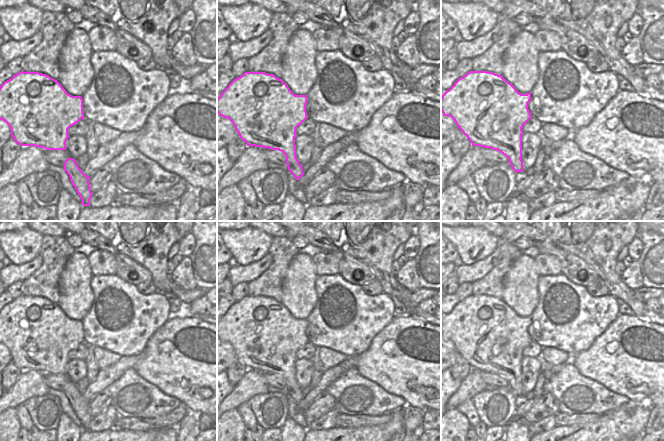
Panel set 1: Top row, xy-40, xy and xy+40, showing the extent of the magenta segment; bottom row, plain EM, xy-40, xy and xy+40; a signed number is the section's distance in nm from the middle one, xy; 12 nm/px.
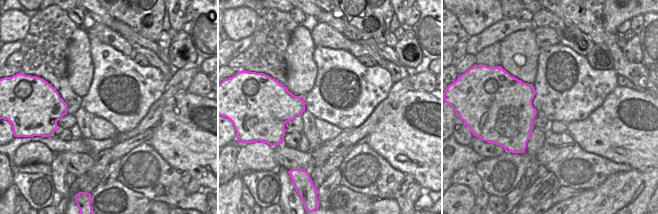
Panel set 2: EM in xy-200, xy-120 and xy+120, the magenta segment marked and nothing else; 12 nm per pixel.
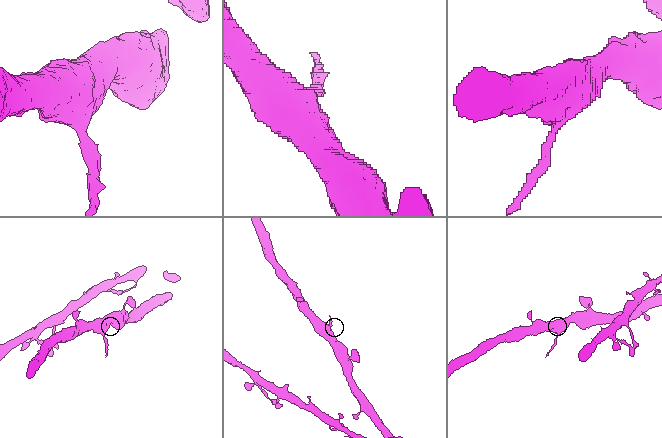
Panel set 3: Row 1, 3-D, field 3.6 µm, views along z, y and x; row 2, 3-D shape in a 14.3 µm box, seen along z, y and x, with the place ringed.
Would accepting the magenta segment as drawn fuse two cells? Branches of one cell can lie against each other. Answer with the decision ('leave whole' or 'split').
split

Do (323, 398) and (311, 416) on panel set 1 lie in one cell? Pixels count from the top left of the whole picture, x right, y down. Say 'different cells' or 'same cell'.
same cell

